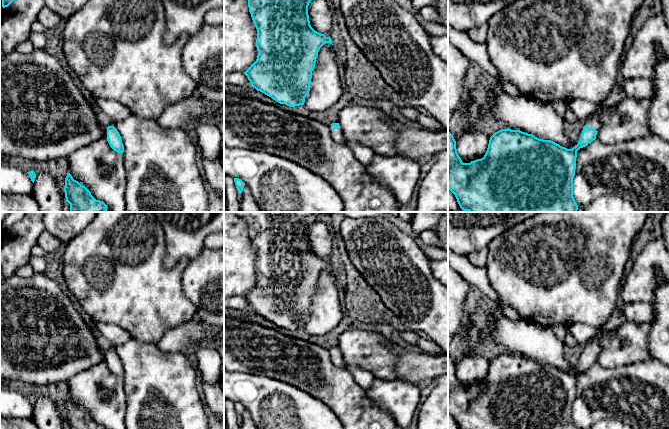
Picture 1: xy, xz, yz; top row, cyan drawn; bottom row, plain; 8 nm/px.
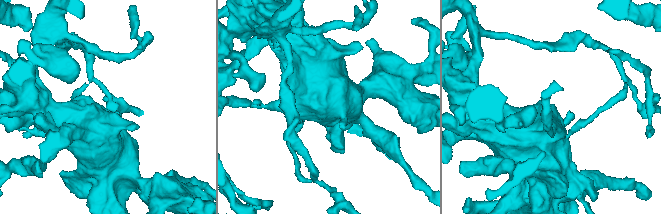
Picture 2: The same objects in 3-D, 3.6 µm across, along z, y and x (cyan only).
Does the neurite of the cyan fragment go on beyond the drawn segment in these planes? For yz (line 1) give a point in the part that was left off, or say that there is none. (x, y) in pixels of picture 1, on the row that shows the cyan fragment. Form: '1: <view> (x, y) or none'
1: yz (617, 94)

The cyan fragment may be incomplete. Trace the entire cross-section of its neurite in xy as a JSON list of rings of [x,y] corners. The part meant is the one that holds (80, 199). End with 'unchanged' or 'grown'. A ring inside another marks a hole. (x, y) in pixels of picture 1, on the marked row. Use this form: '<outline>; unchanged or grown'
[[[70,173],[65,178],[65,198],[70,204],[70,212],[106,212],[107,205],[96,200],[91,192],[78,181],[74,180]]]; unchanged

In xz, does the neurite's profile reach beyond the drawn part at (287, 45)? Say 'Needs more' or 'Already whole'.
Already whole

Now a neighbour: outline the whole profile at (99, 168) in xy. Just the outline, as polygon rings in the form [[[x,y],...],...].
[[[105,137],[70,153],[67,156],[67,171],[74,180],[85,186],[96,200],[103,201],[109,207],[106,212],[126,212],[127,172],[124,155],[114,151]]]

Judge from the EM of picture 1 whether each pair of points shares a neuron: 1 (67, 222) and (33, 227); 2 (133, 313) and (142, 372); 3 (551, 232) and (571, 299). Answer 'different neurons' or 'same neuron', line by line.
1: different neurons
2: different neurons
3: same neuron

